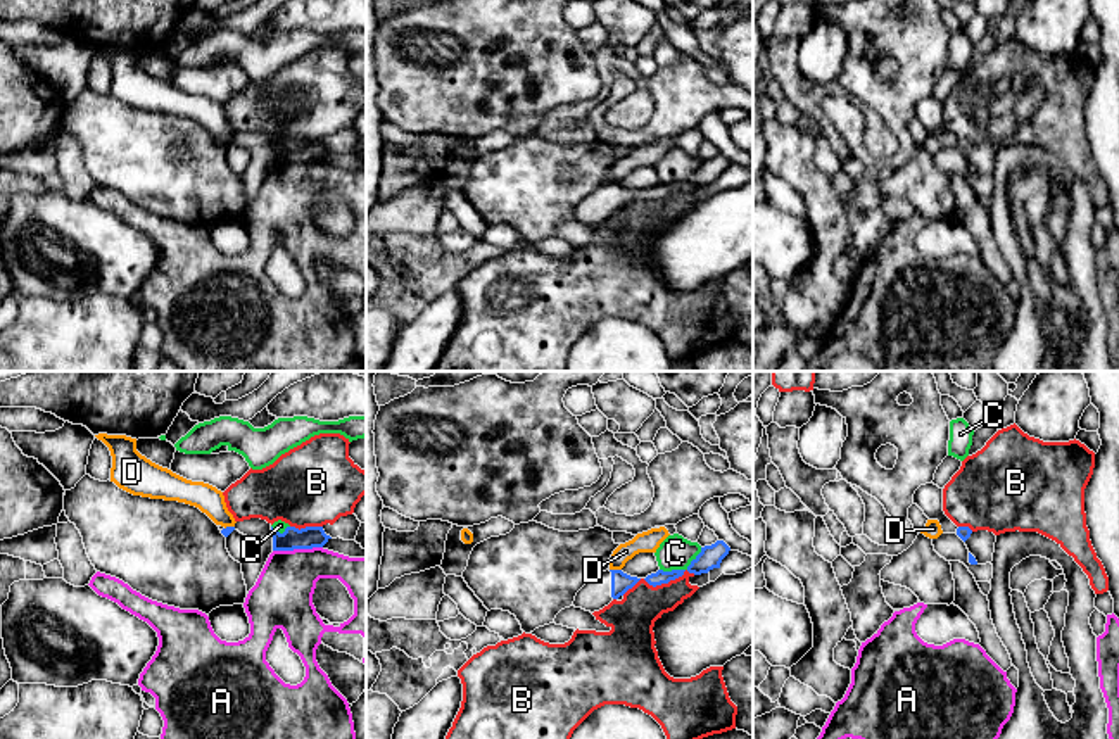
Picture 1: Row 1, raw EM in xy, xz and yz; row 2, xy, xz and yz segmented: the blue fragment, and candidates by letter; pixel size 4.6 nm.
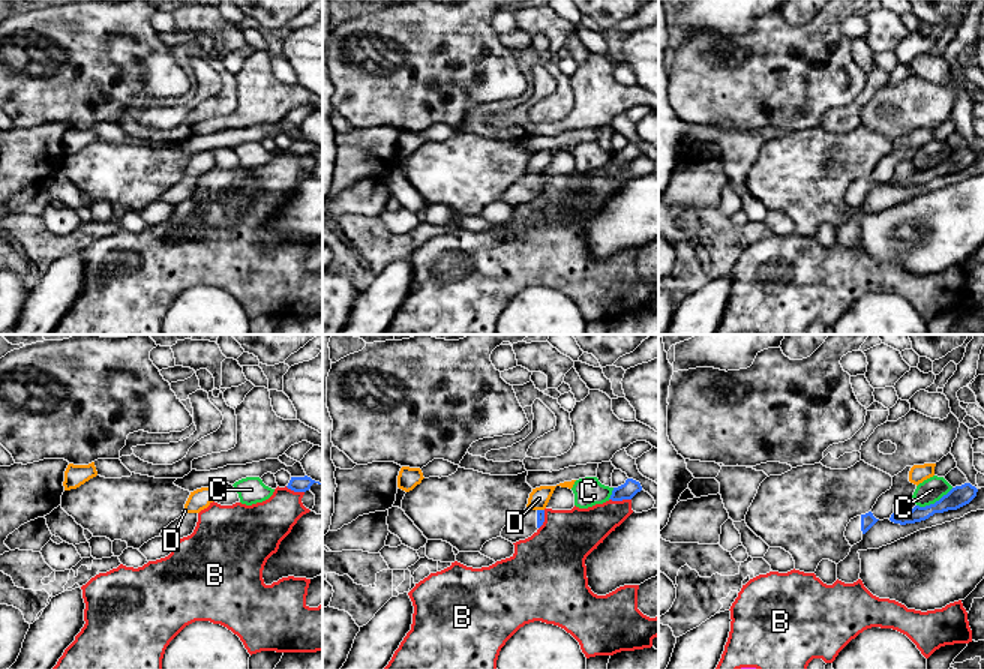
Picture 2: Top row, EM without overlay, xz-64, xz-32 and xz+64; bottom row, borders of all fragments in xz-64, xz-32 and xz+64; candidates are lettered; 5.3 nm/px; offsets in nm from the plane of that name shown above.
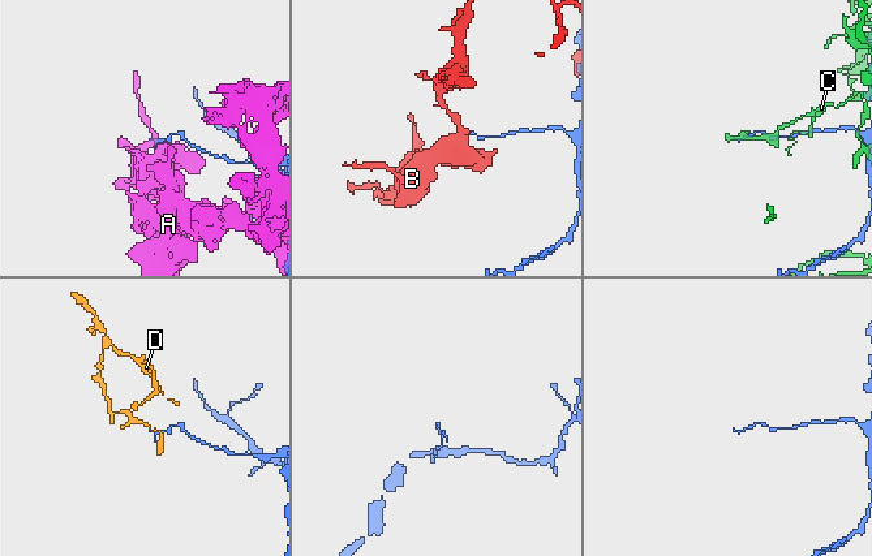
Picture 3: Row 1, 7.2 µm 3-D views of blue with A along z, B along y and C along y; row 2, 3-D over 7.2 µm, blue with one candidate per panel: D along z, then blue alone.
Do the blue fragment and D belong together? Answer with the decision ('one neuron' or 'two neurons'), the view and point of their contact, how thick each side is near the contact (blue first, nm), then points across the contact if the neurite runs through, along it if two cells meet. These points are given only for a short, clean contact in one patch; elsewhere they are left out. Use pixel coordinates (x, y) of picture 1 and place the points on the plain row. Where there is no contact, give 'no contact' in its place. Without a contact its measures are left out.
two neurons; meets blue in xz at (615, 183); 100 nm thick on the blue side, 100 nm on the other; border along xz (610, 182), (620, 183)

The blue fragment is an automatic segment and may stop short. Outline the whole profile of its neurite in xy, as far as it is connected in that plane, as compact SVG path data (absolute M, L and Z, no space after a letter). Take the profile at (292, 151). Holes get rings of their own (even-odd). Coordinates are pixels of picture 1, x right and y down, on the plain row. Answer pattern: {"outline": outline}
{"outline": "M271 140L273 164L294 164L323 161L332 150L325 147L323 140L295 142L287 140L283 147Z"}

